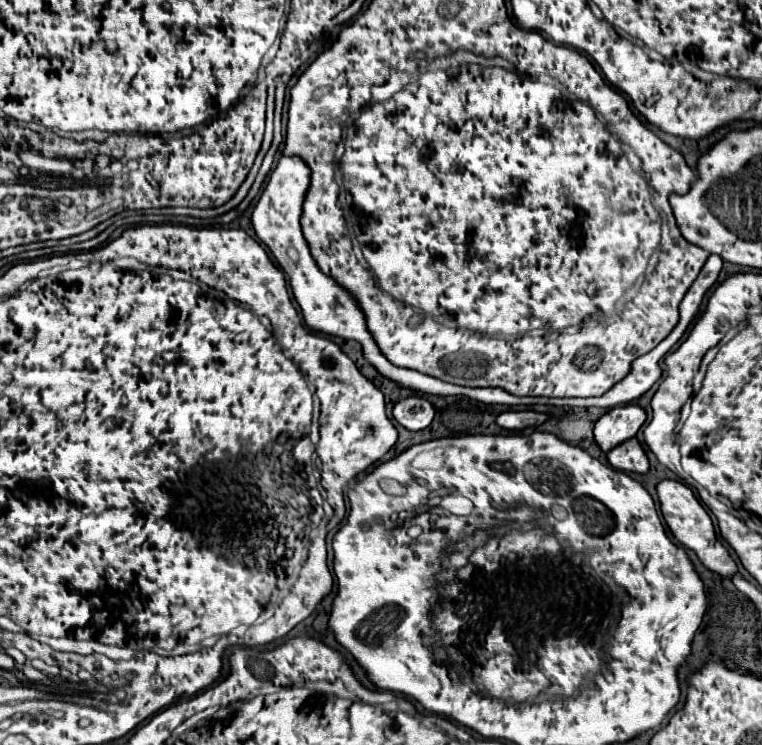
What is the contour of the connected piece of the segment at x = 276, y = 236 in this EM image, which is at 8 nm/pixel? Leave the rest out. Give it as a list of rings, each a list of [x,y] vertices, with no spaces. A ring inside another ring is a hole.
[[[282,156],[276,164],[276,168],[272,170],[266,188],[254,208],[252,214],[252,224],[256,230],[256,236],[270,248],[272,256],[276,258],[276,262],[280,264],[280,268],[288,274],[290,278],[290,286],[294,292],[296,302],[302,308],[304,320],[312,330],[318,332],[326,332],[326,334],[334,334],[340,338],[350,338],[362,344],[364,348],[364,356],[370,364],[374,364],[378,368],[378,372],[390,380],[396,380],[402,388],[410,388],[414,392],[420,394],[440,394],[440,396],[478,396],[480,402],[484,404],[506,404],[506,406],[532,406],[534,402],[538,404],[538,400],[542,402],[542,398],[518,398],[512,396],[500,388],[466,388],[466,386],[456,386],[456,384],[448,384],[442,380],[436,380],[432,376],[420,374],[412,368],[400,368],[394,366],[388,358],[384,358],[384,354],[380,352],[380,348],[376,348],[376,342],[372,340],[372,334],[368,332],[366,320],[364,320],[364,312],[360,310],[356,298],[342,286],[338,286],[338,282],[334,282],[330,276],[326,276],[318,264],[314,262],[310,248],[306,244],[306,238],[302,236],[302,228],[300,228],[300,216],[302,216],[302,204],[306,198],[306,190],[310,186],[310,168],[306,166],[306,162],[300,156]]]

